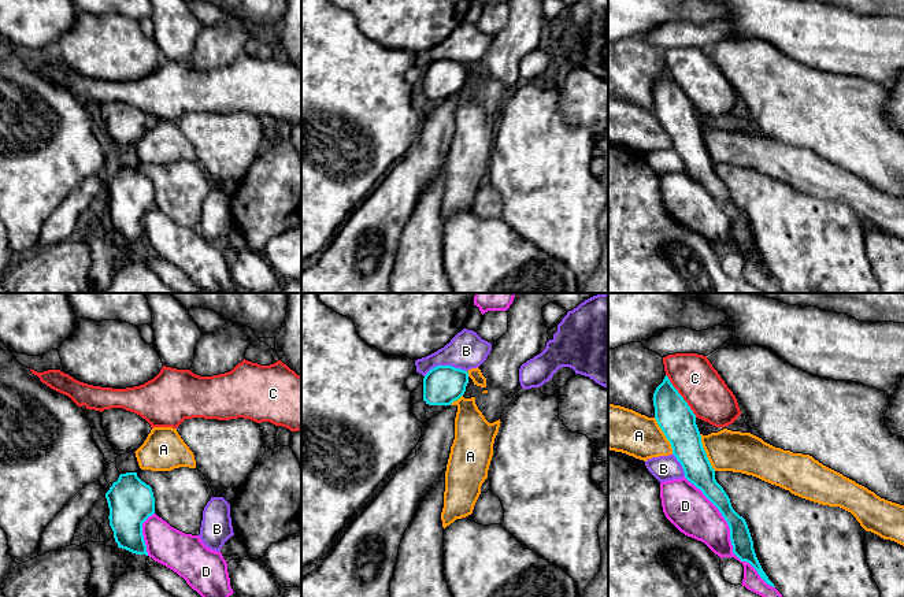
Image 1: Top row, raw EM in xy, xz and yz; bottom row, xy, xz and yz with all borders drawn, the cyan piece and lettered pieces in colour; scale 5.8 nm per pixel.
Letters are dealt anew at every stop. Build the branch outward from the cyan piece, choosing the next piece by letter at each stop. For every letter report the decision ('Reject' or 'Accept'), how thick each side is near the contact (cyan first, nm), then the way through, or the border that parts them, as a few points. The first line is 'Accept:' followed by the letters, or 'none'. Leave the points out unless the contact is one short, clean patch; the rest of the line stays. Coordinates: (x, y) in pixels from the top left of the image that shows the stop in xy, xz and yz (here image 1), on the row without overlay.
Accept: none
A: Reject. Thickness 220 nm (cyan) against 260 nm
B: Reject. Thickness 240 nm (cyan) against 220 nm. Boundary: xz (466, 63), (451, 59), (434, 59), (423, 69)
C: Reject. Thickness 220 nm (cyan) against 260 nm
D: Reject. Thickness 130 nm (cyan) against 240 nm

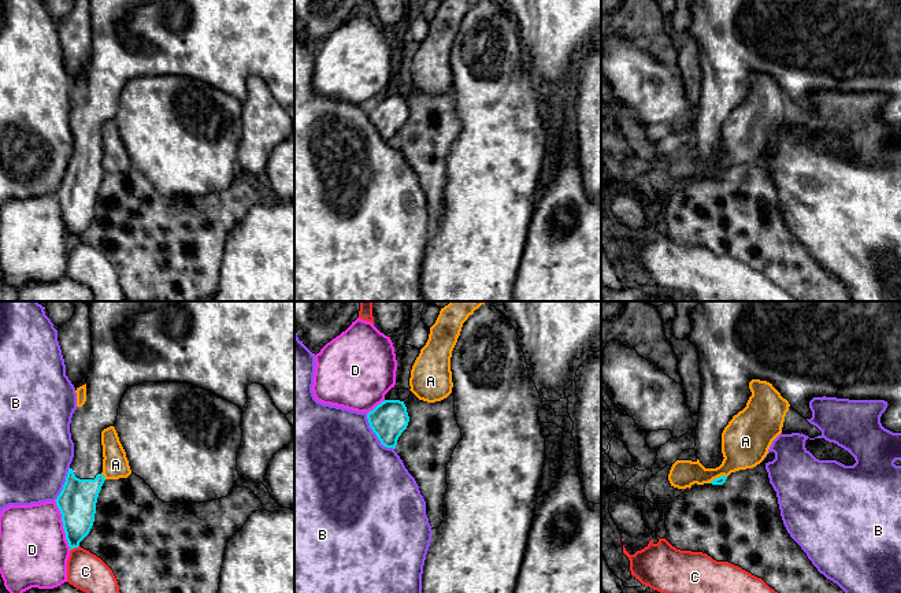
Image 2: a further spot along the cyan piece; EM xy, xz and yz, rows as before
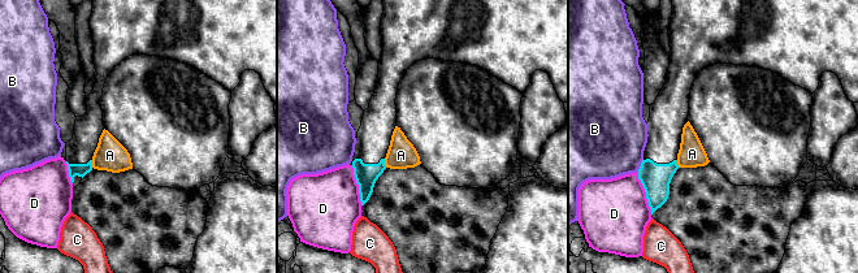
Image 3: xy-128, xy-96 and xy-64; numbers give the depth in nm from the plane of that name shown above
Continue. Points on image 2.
Accept: none
A: Reject. Thickness 220 nm (cyan) against 160 nm. Boundary: xy (102, 166), (106, 171)
B: Reject. Thickness 220 nm (cyan) against 480 nm
C: Reject. Thickness 220 nm (cyan) against 220 nm
D: Reject. Thickness 220 nm (cyan) against 400 nm

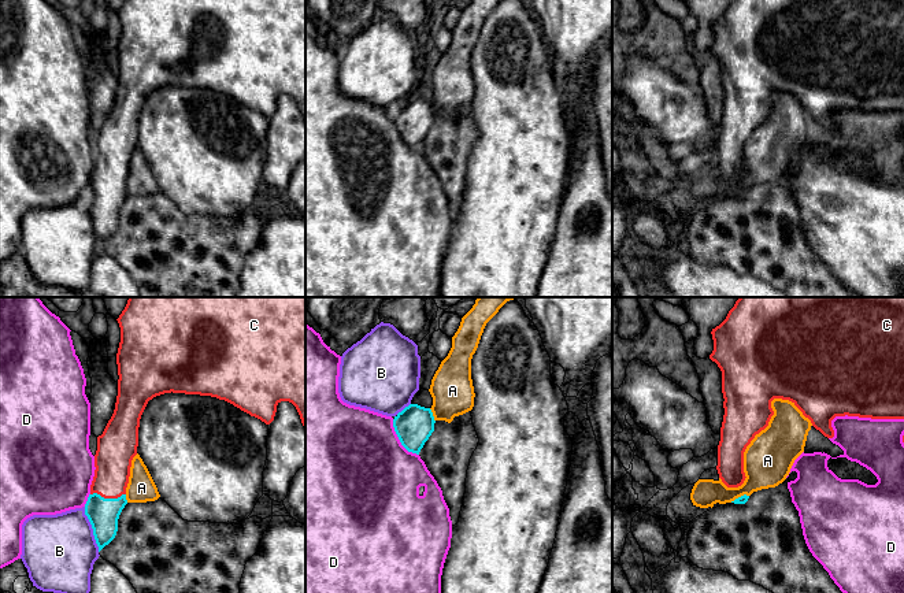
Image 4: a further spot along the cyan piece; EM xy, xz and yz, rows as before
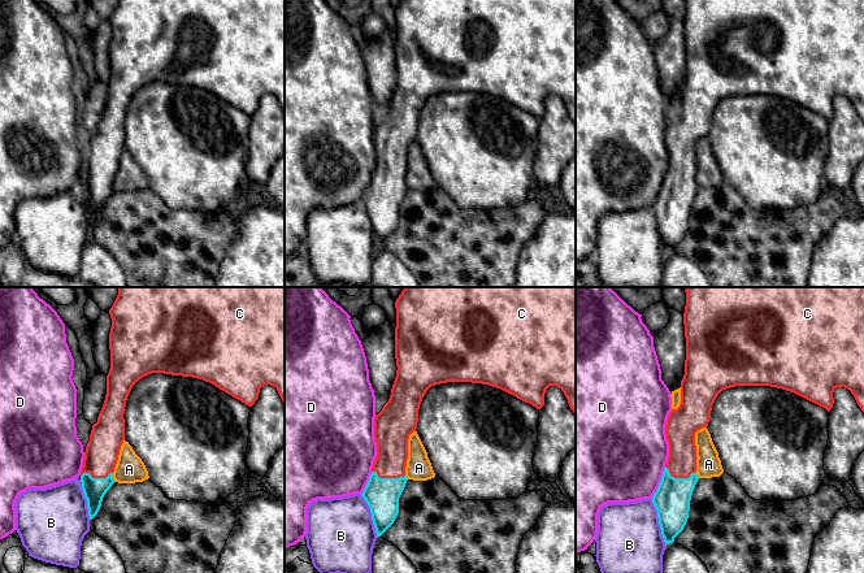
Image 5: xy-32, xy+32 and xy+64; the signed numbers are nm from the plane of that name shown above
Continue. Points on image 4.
Accept: C
A: Reject. Thickness 220 nm (cyan) against 240 nm. Boundary: xz (429, 102), (434, 114)
B: Reject. Thickness 190 nm (cyan) against 440 nm
C: Accept. Thickness 190 nm (cyan) against 220 nm. Path across: xy (103, 207), (108, 192), (112, 154)
D: Reject. Thickness 220 nm (cyan) against 500 nm

